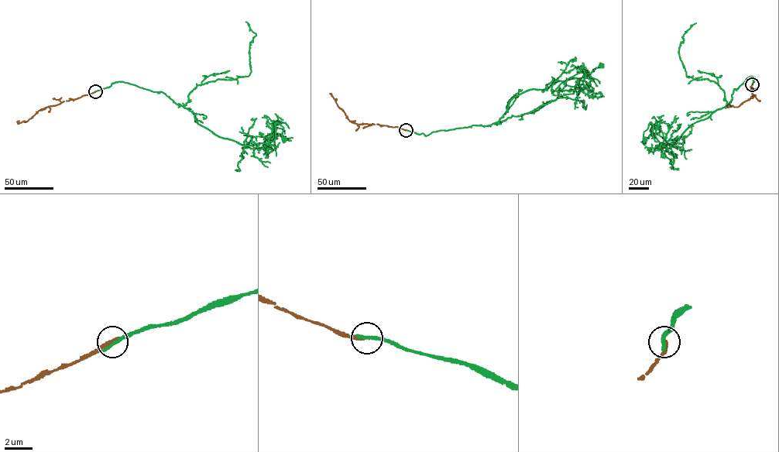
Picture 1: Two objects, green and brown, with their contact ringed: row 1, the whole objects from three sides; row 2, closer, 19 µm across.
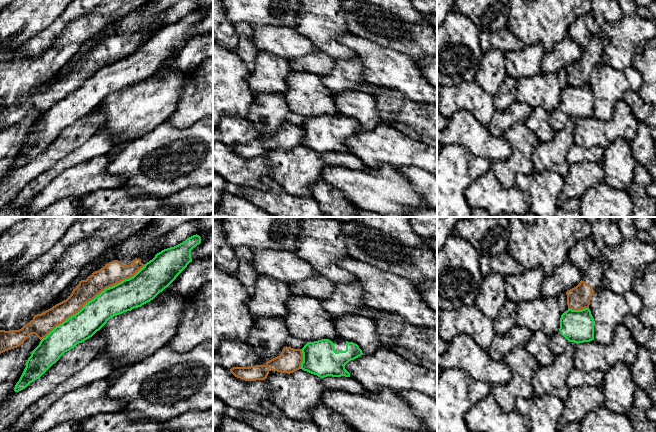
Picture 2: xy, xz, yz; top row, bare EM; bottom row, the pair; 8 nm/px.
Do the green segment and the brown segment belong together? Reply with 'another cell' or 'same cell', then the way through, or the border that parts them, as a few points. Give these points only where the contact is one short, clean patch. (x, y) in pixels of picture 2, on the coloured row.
another cell

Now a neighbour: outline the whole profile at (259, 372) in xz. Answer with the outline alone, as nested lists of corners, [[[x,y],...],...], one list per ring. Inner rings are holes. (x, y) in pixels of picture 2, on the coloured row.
[[[286,346],[279,356],[267,361],[265,365],[233,367],[230,372],[245,381],[265,380],[270,370],[290,374],[299,370],[302,362],[302,350]]]

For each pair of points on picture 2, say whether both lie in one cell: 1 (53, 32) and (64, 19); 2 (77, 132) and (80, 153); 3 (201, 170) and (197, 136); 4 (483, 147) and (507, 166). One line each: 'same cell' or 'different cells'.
1: same cell
2: different cells
3: same cell
4: different cells

